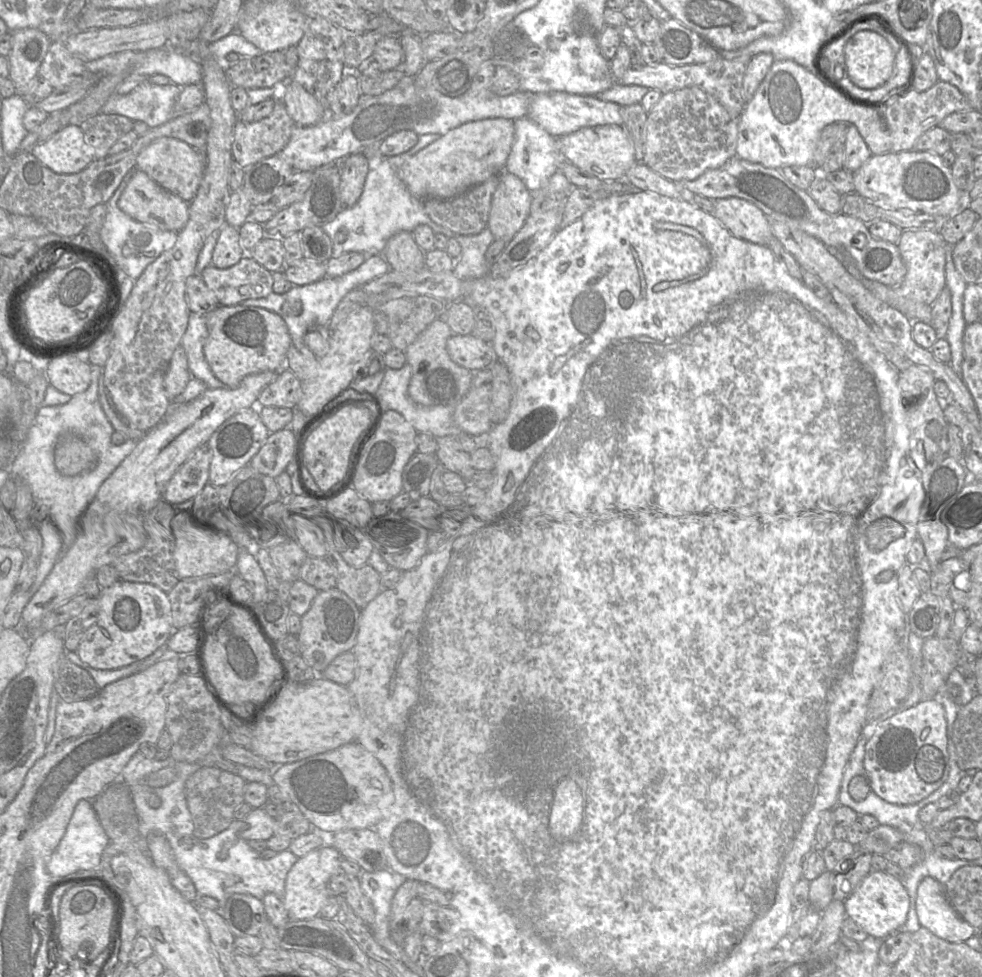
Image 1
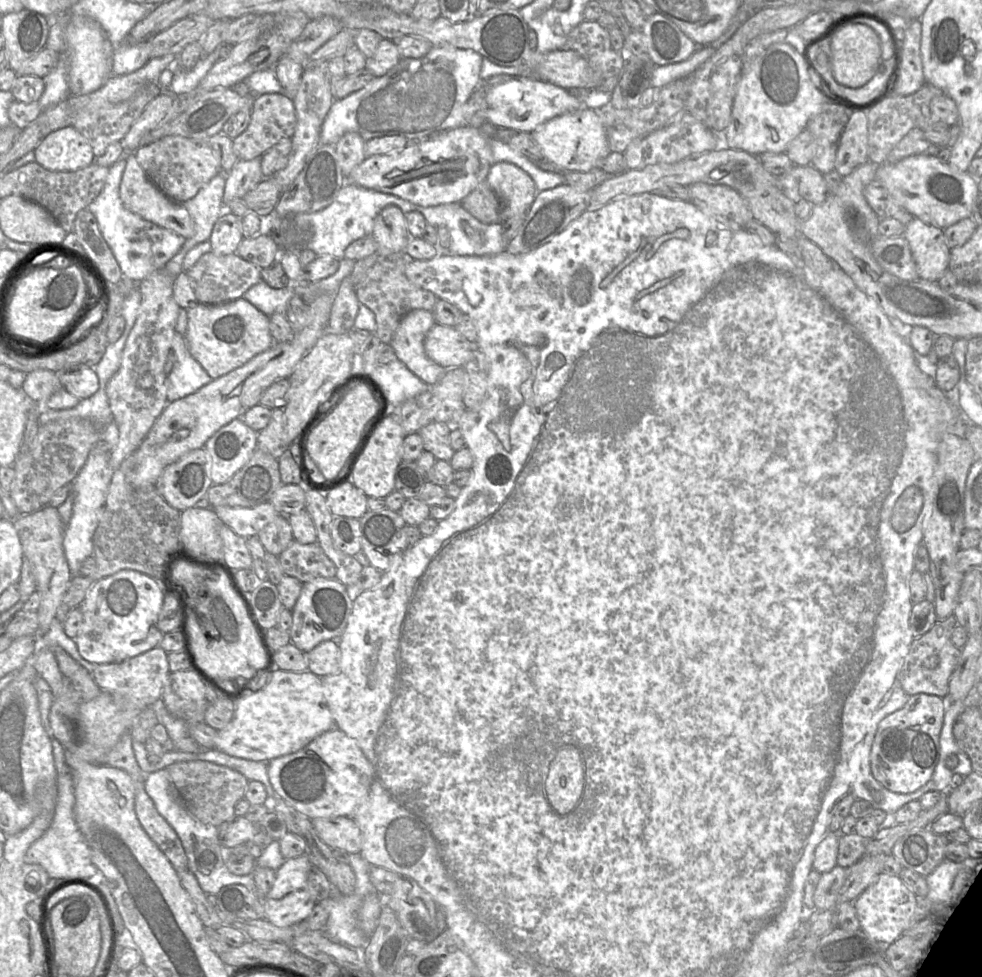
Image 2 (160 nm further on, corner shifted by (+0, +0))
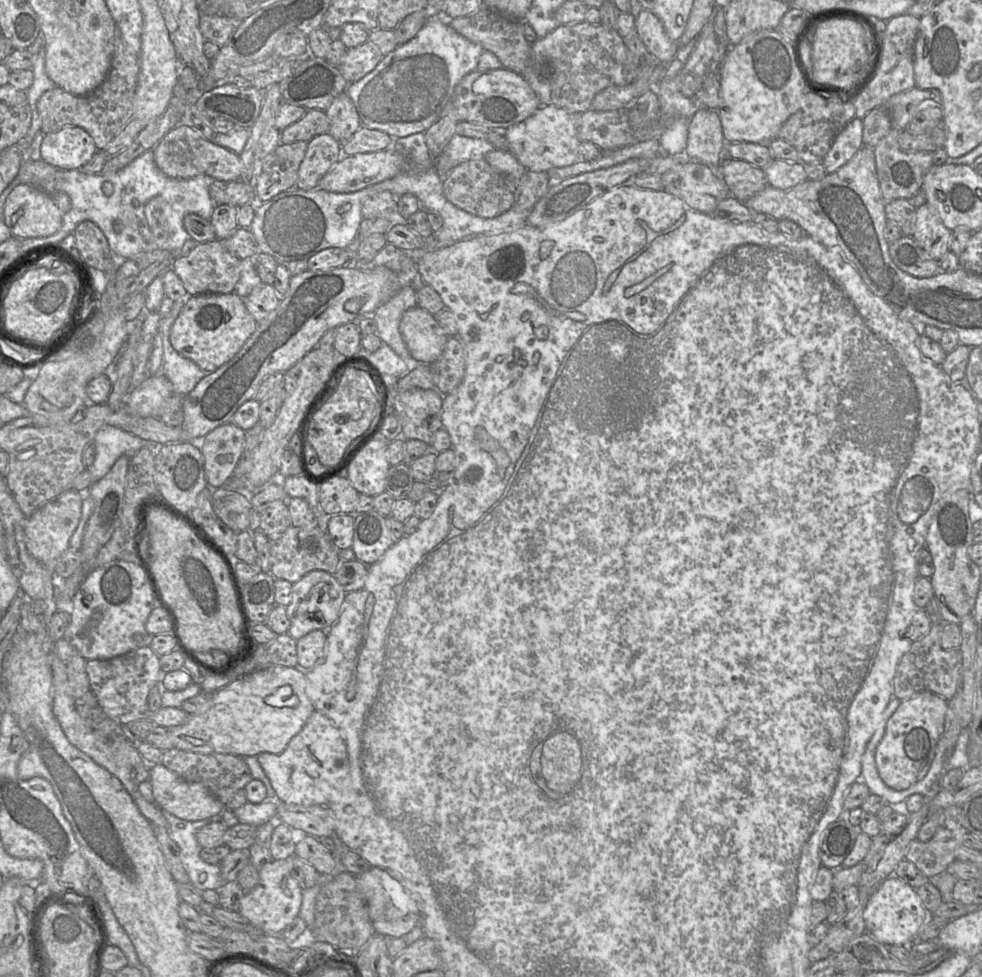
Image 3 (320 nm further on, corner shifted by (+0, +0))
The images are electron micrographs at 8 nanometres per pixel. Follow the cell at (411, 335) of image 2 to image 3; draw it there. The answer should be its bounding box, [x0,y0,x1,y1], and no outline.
[373,286,423,369]

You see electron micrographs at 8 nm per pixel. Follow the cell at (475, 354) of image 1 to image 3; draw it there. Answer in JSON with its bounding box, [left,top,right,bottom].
[400,306,449,363]

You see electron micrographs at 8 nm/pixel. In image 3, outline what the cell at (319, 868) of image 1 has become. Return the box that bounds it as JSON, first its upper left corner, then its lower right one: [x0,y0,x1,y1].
[239,858,302,933]

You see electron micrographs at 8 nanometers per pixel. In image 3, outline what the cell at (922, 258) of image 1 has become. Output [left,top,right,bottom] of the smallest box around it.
[912,203,951,261]

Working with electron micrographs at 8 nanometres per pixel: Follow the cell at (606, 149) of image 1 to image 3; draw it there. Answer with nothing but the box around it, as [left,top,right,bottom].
[505,105,579,172]

